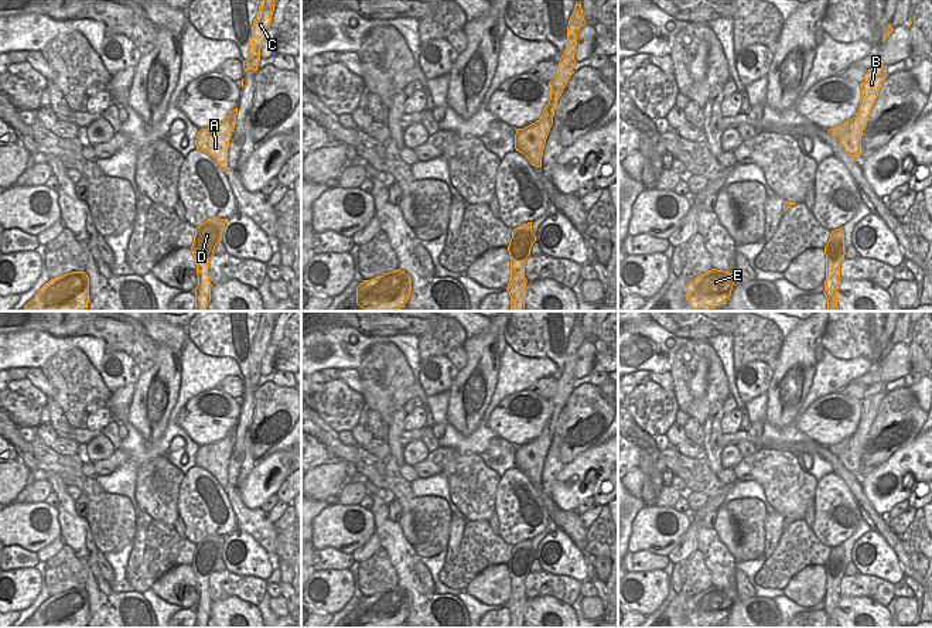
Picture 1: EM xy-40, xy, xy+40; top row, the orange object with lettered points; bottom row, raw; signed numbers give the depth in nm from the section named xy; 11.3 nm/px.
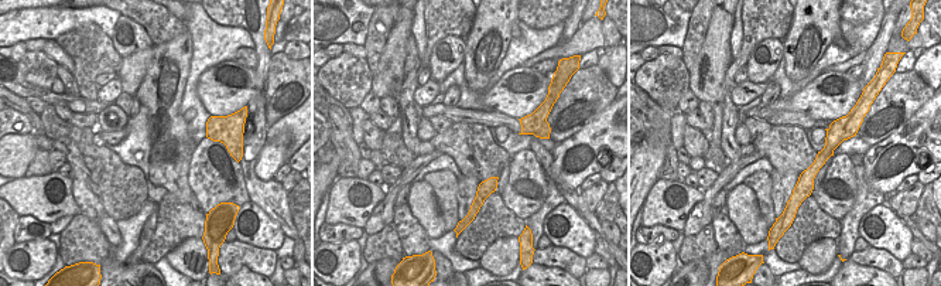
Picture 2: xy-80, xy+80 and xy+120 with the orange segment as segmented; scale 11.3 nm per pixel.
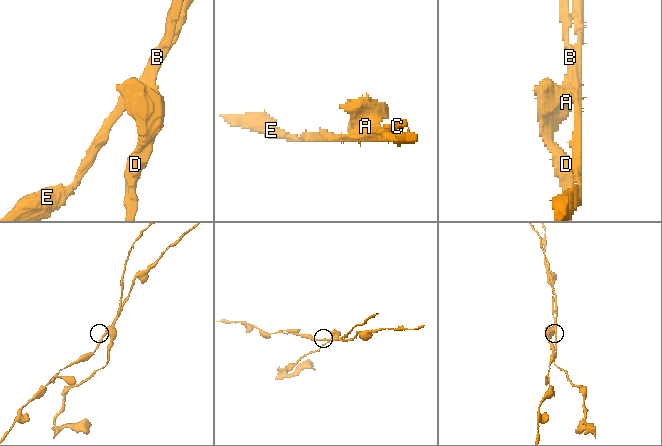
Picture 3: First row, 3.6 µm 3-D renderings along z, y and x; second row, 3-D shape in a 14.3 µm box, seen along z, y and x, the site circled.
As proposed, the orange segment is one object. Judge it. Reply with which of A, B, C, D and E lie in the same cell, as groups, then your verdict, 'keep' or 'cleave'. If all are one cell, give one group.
A B C D / E; cleave

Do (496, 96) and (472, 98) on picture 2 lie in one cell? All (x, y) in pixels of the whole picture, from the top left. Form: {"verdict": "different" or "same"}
{"verdict": "different"}

